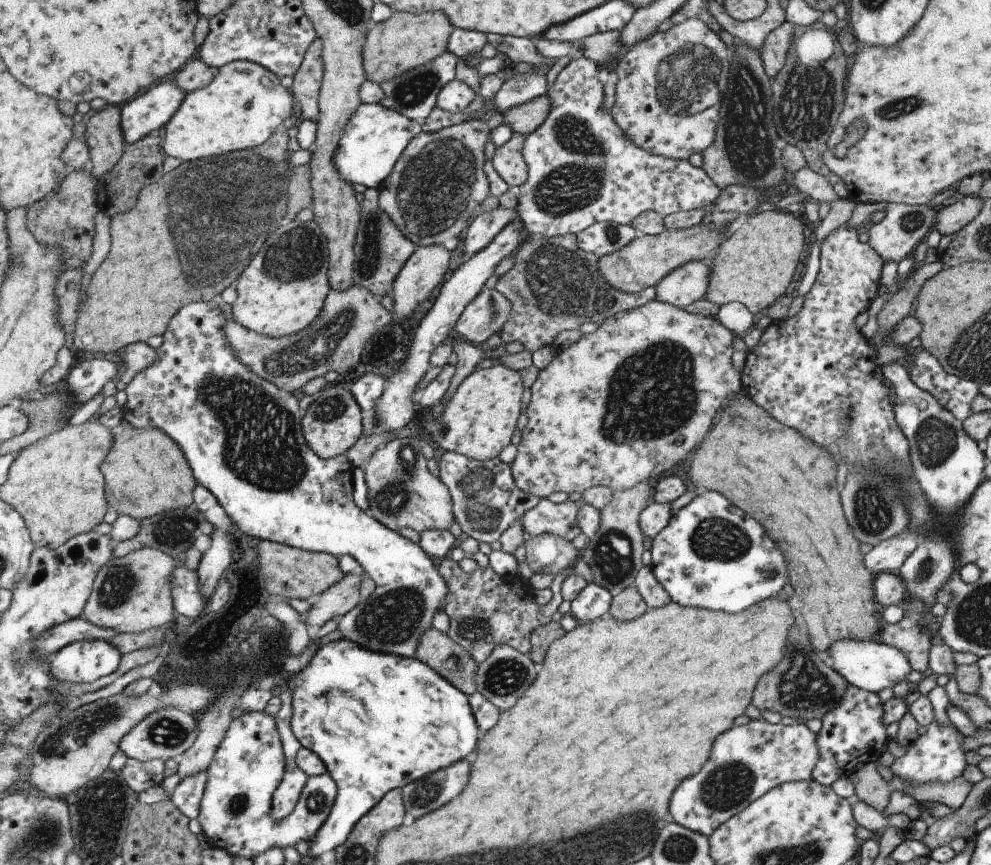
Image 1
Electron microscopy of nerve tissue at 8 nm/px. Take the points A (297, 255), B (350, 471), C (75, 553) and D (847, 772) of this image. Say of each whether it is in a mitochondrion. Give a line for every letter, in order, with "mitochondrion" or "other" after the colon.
A: mitochondrion
B: other
C: other
D: other

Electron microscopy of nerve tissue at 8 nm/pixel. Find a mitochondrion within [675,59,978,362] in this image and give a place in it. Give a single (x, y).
(805, 120)

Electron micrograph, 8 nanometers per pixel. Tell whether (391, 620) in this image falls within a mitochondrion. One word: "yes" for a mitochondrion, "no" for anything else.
yes

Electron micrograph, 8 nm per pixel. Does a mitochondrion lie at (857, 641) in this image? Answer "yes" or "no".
no

